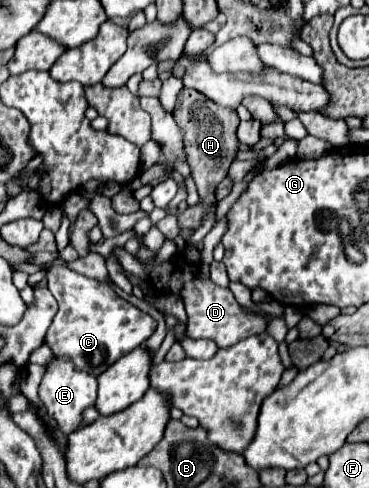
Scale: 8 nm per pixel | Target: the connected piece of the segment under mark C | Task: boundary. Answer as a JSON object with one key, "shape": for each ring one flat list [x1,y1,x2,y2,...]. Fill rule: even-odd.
{"shape":[[54,265,48,269,48,289,56,297,60,309,46,333,46,343,56,357,68,357,78,371,90,375,104,373,114,361,140,347,156,329,156,321,116,295,108,285]]}

